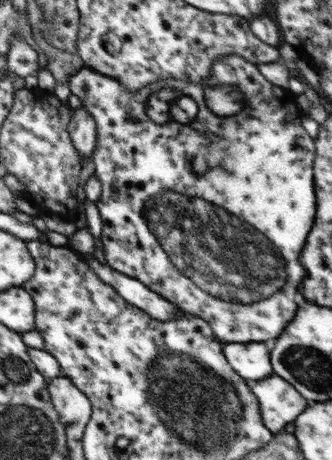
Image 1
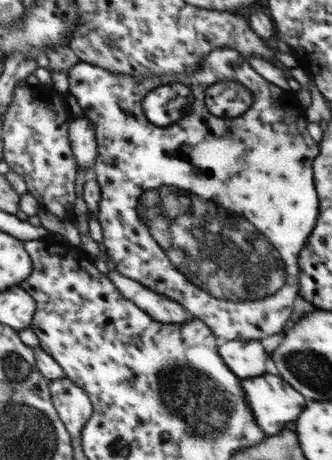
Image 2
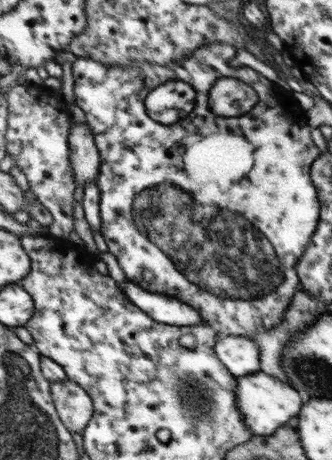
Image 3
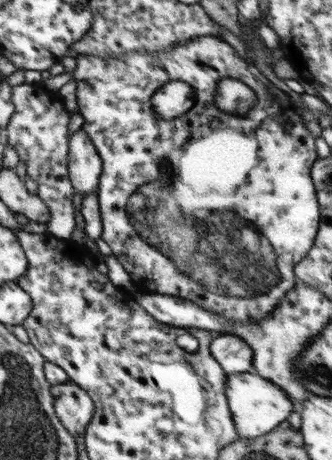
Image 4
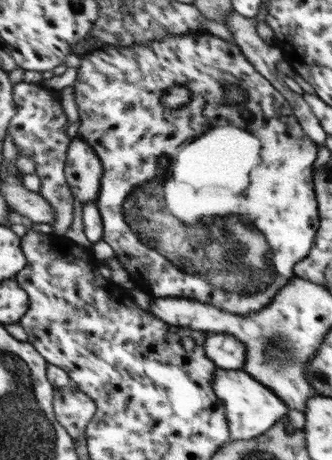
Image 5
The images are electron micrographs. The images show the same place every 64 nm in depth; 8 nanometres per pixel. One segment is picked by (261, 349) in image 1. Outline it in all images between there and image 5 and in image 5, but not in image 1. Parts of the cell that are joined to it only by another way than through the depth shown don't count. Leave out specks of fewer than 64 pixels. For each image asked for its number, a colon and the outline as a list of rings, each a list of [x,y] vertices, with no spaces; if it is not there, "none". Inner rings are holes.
2: [[[221,340],[217,352],[239,380],[267,372],[267,352],[259,340]]]
3: [[[219,336],[213,350],[235,378],[259,372],[259,346],[249,338]]]
4: [[[215,334],[209,346],[211,356],[221,364],[225,374],[229,372],[249,372],[253,366],[253,350],[249,344],[241,342],[237,336]]]
5: [[[205,332],[205,356],[215,362],[221,370],[241,370],[245,362],[243,344],[239,344],[233,336],[225,334],[207,334]]]

